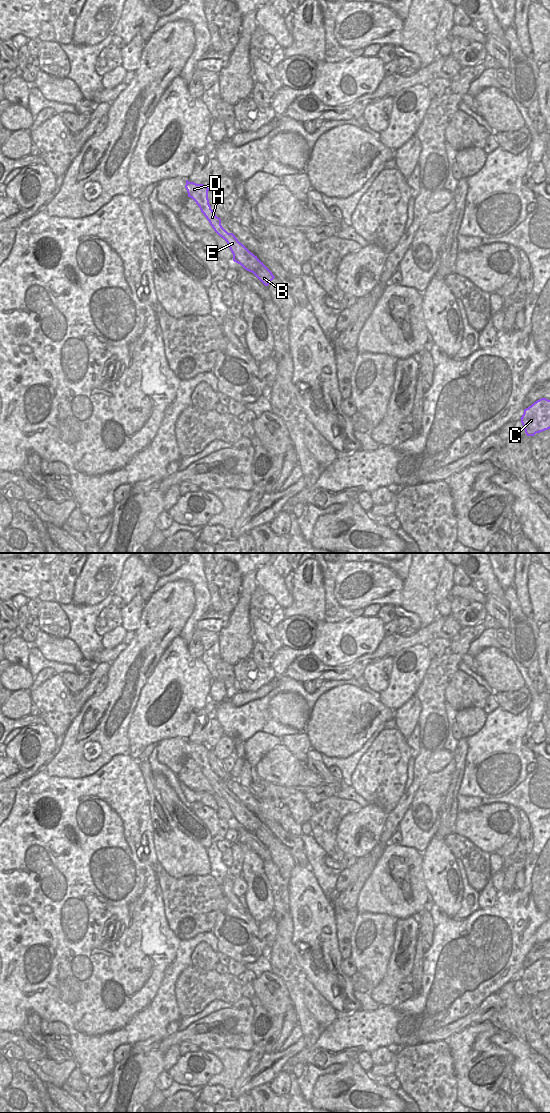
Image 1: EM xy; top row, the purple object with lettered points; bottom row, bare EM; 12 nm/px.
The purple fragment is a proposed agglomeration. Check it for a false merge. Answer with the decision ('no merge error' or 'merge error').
no merge error

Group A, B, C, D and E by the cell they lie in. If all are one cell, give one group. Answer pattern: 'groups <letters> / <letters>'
groups A B C D E

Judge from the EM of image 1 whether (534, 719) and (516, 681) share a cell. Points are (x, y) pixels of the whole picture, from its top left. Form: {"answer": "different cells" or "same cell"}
{"answer": "different cells"}

